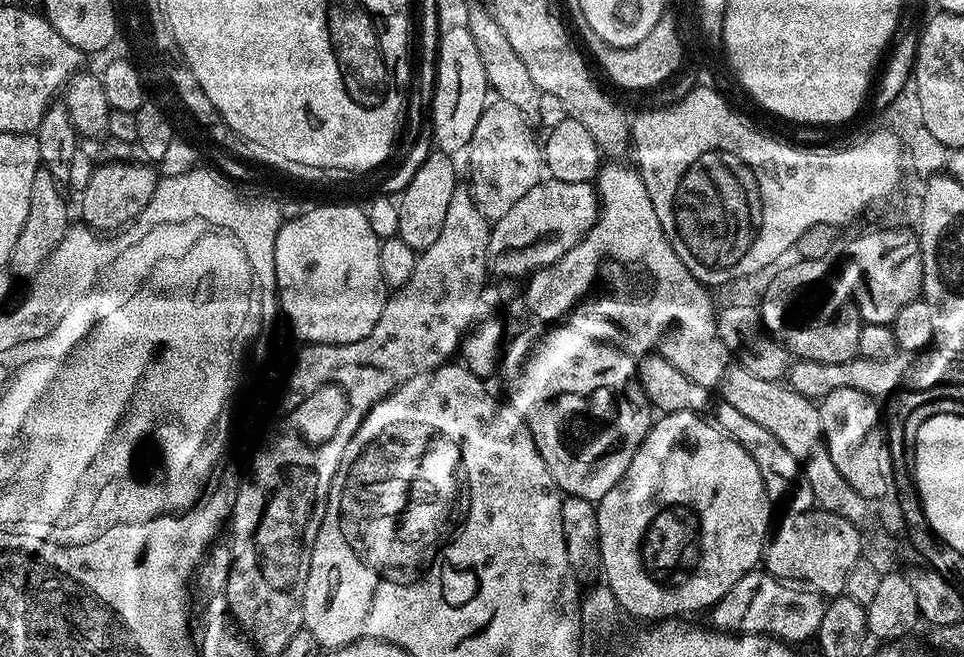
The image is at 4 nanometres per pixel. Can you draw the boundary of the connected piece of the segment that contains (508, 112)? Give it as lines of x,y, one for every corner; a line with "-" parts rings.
493,99
484,107
482,118
478,118
478,126
474,126
474,134
466,149
468,176
472,179
472,184
467,185
467,190
474,198
474,206
478,206
478,210
482,210
482,214
489,222
494,222
498,218
502,218
502,214
507,214
514,207
514,202
518,202
518,198
522,198
522,194
534,190
534,186
539,184
545,175
542,144
538,136
536,140
532,128
533,125
524,117
522,110
510,106
510,102
498,99

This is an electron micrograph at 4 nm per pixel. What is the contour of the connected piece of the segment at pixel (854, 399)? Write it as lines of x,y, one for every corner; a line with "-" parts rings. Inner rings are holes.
834,390
819,401
824,441
830,450
830,458
842,478
858,490
869,502
893,491
891,456
888,441
882,427
882,408
873,397
862,394
862,390

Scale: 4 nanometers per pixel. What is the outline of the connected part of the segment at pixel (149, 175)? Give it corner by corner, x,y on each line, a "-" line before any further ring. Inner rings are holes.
132,161
97,163
90,174
90,182
86,182
86,186
78,192
80,216
84,219
81,221
101,234
115,233
131,225
132,221
142,214
142,210
155,192
157,183
157,169
147,163

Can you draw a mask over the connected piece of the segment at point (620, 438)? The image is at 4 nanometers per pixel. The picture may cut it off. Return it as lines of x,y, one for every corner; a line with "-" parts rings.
548,326
545,328
548,328
545,332
540,332
537,336
530,337
529,340
524,336
514,337
512,345
509,348
507,345
503,349
502,363
498,368
498,376
504,379
505,393
503,392
503,395
506,397
506,402
510,406
514,406
514,410
518,410
518,414
522,414
522,422
526,422
526,426
534,438
534,446
538,446
538,454
542,454
542,462
546,462
546,470
550,470
550,478
554,478
561,493
564,496
577,496
598,502
606,494
610,494
610,490
614,490
614,486
618,486
618,482
626,474
634,454
642,446
646,434
652,429
654,409
648,403
646,394
636,377
637,361
628,353
623,352
621,348
615,348
612,344
603,344
600,340
590,338
586,334
582,334
582,330
574,330
567,326

